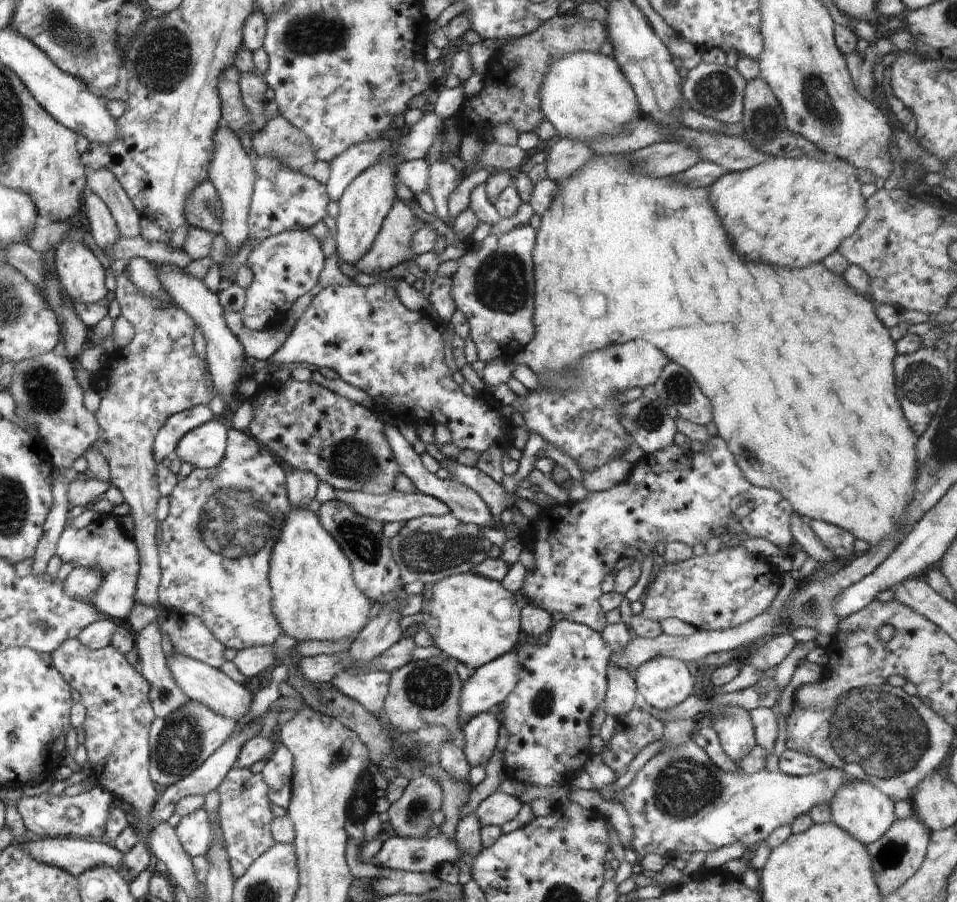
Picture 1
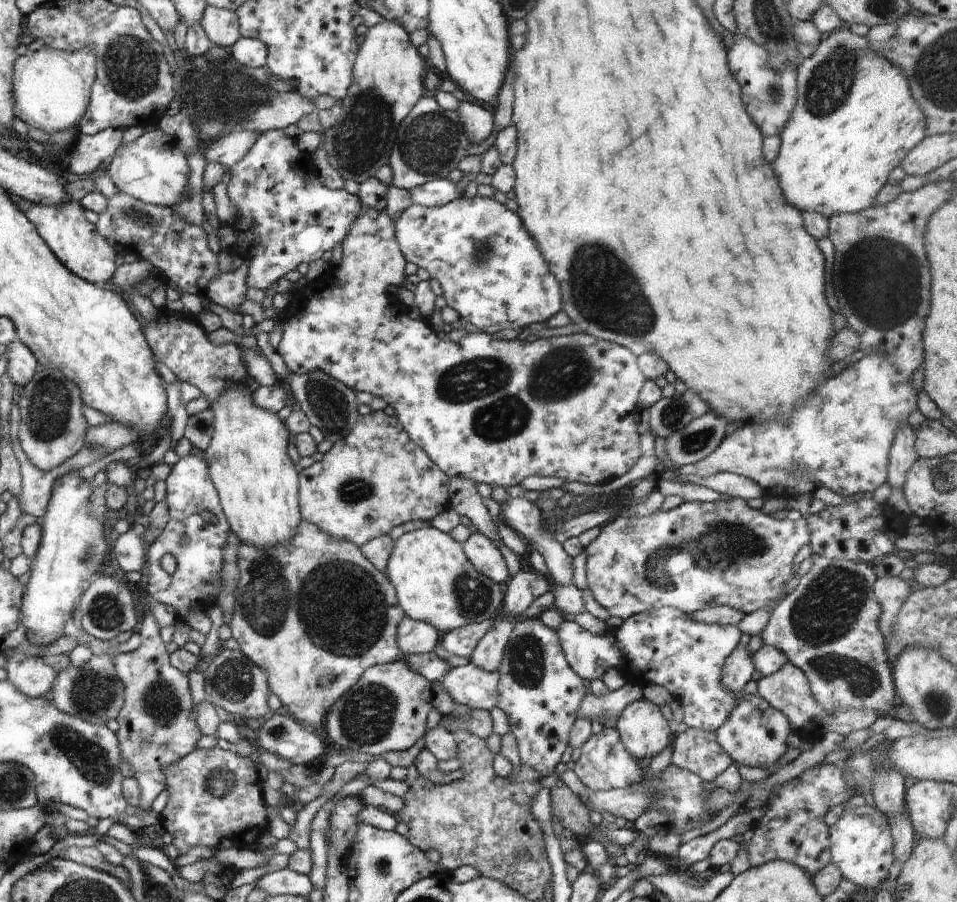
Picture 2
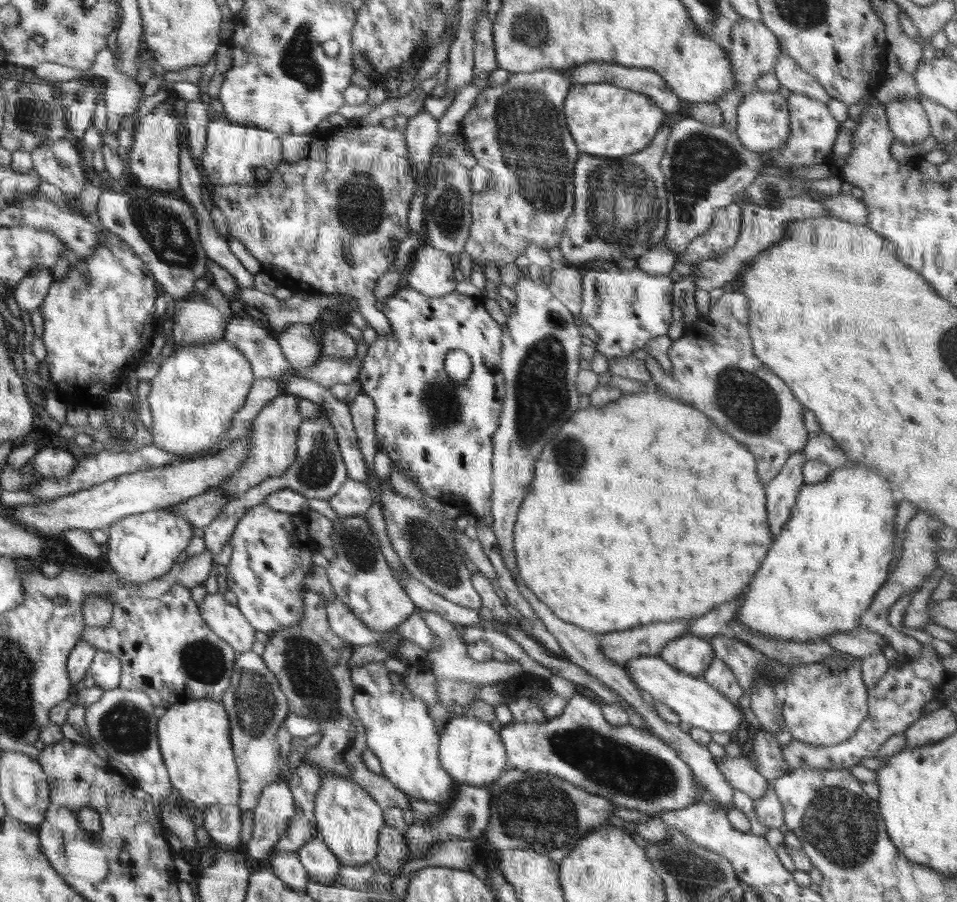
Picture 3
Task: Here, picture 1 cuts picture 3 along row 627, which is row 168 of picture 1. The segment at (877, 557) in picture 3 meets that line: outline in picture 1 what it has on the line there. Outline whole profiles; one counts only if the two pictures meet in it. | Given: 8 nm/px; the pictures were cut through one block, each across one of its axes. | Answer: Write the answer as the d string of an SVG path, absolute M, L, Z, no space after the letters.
M807 156L802 158L787 158L787 157L774 157L772 160L766 160L758 166L753 166L748 170L740 172L729 171L724 173L716 182L713 182L708 187L708 198L710 198L710 204L712 208L724 218L724 226L730 234L730 240L734 242L736 250L746 256L748 260L754 260L754 262L772 262L772 264L778 264L778 266L790 266L790 268L800 268L800 266L810 266L810 264L822 263L824 258L834 254L838 250L840 244L845 238L852 236L856 232L856 228L860 226L860 222L864 220L866 216L866 199L862 196L860 191L862 184L860 184L860 178L858 178L858 169L852 164L848 164L840 157L836 157L836 160L816 160L810 159Z

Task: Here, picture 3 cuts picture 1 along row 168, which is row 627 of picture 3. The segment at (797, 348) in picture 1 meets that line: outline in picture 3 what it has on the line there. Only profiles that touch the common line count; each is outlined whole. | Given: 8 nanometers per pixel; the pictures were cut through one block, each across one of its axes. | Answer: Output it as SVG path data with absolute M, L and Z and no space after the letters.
M653 385L649 390L622 395L603 407L590 406L577 410L560 427L556 437L544 446L542 455L536 462L530 489L520 505L513 530L514 556L519 578L558 618L598 634L628 630L650 622L670 622L704 616L724 602L734 600L742 590L746 590L748 582L760 568L760 562L764 561L764 556L767 556L773 543L774 538L766 516L765 486L756 476L755 462L755 457L744 446L712 426L712 422L696 407L669 397Z

